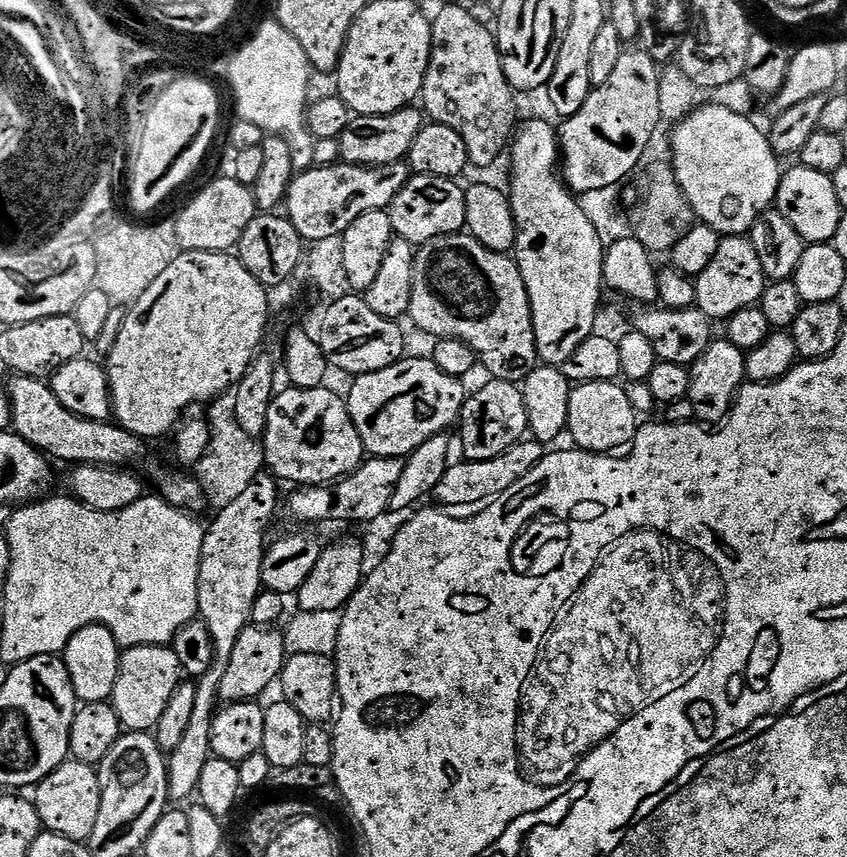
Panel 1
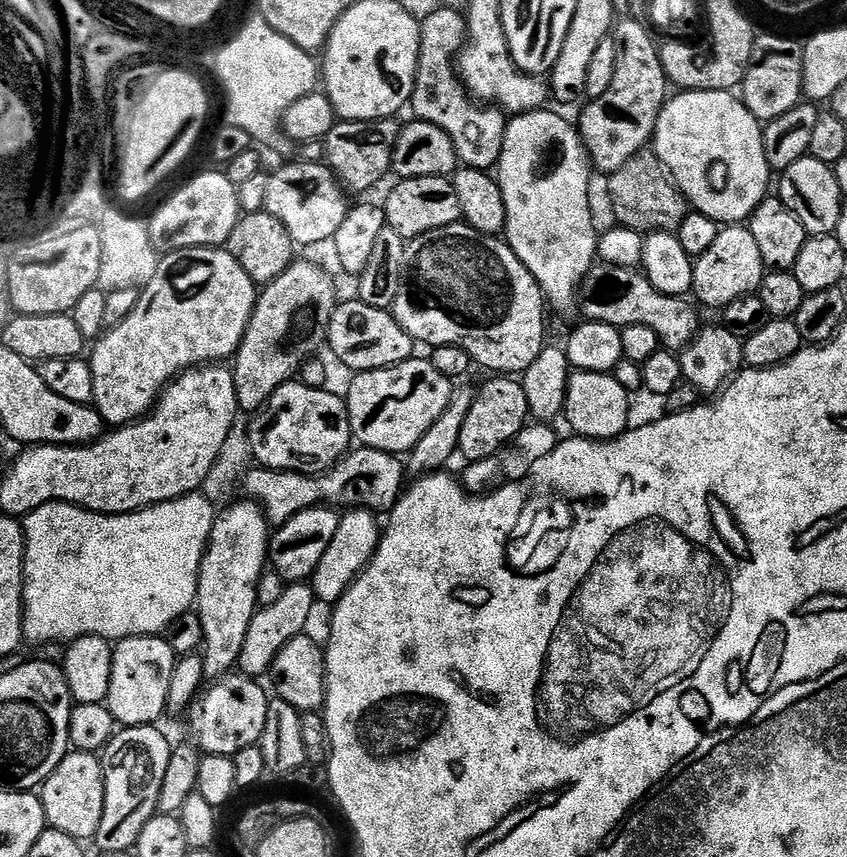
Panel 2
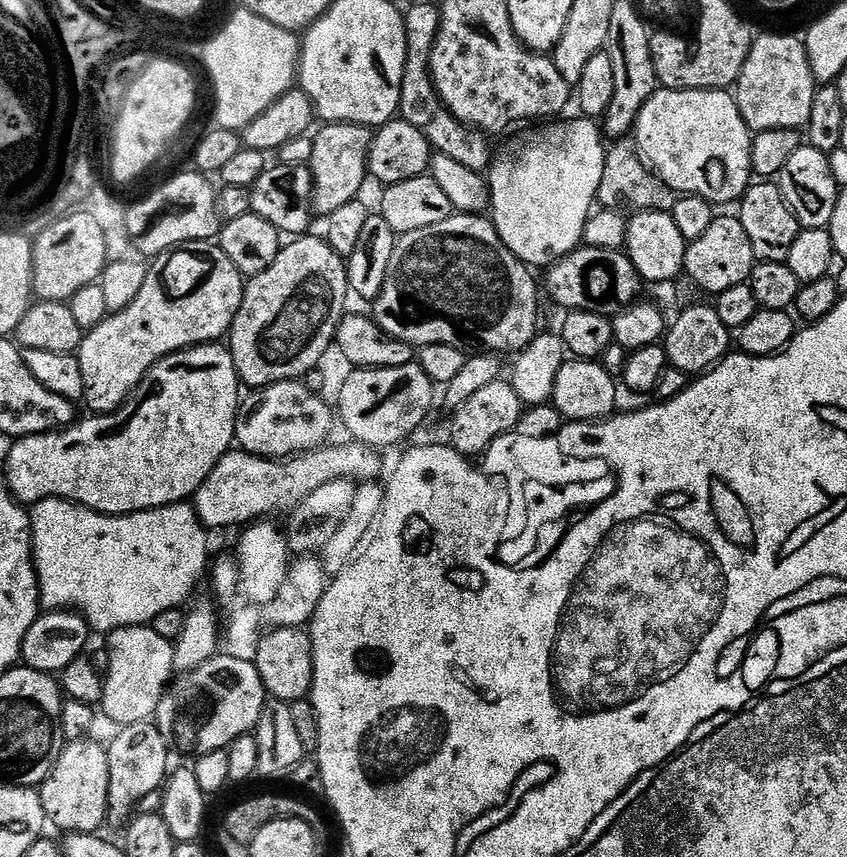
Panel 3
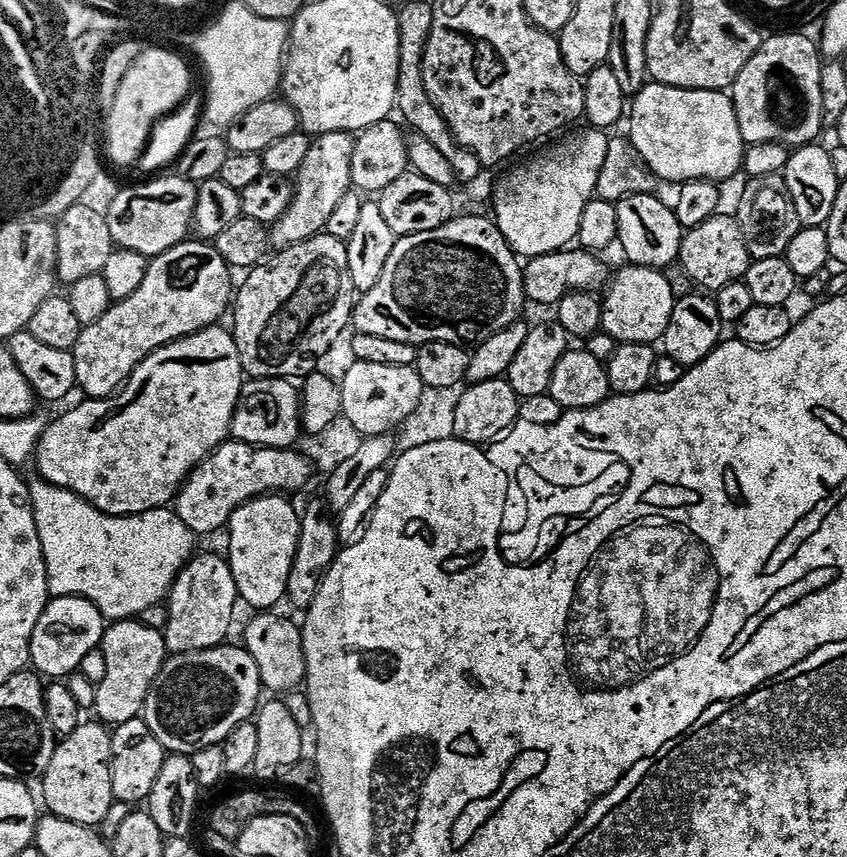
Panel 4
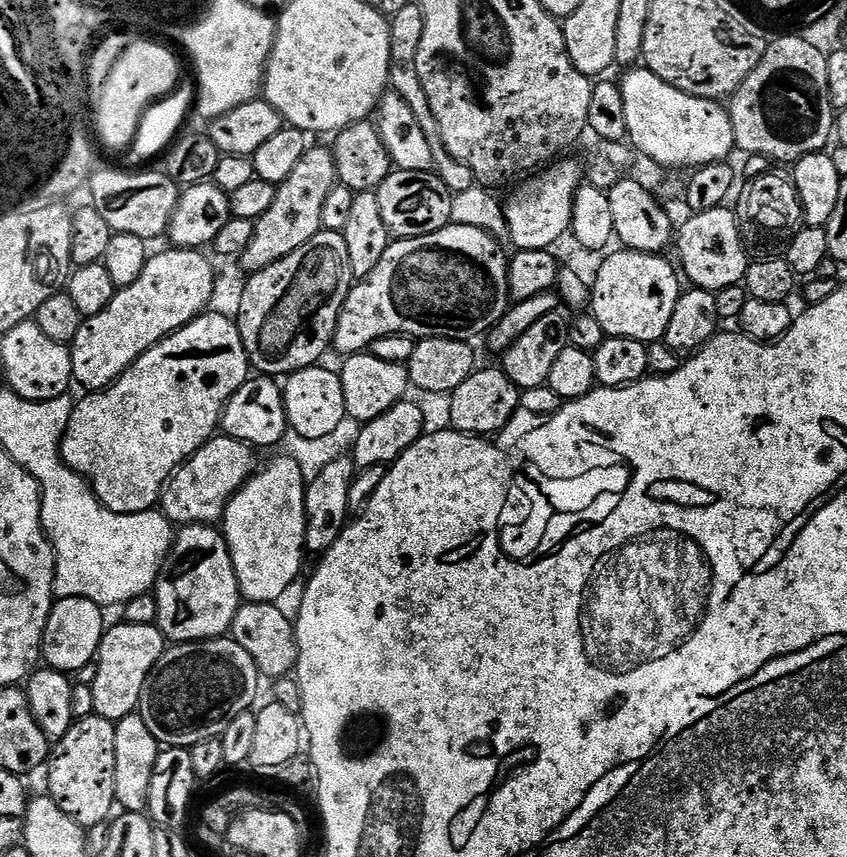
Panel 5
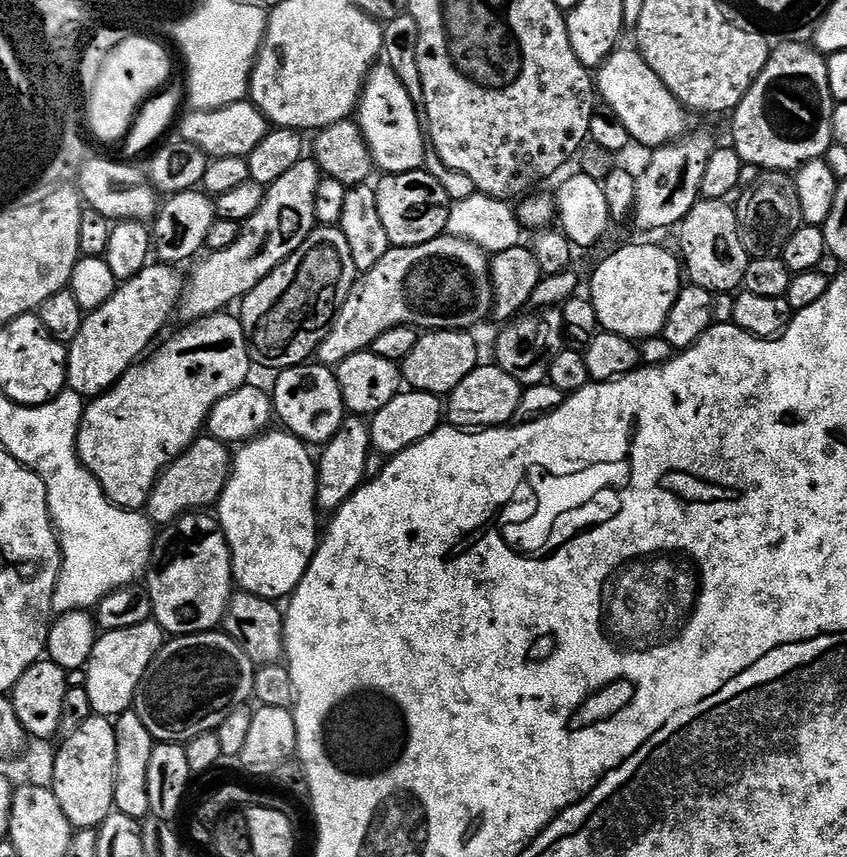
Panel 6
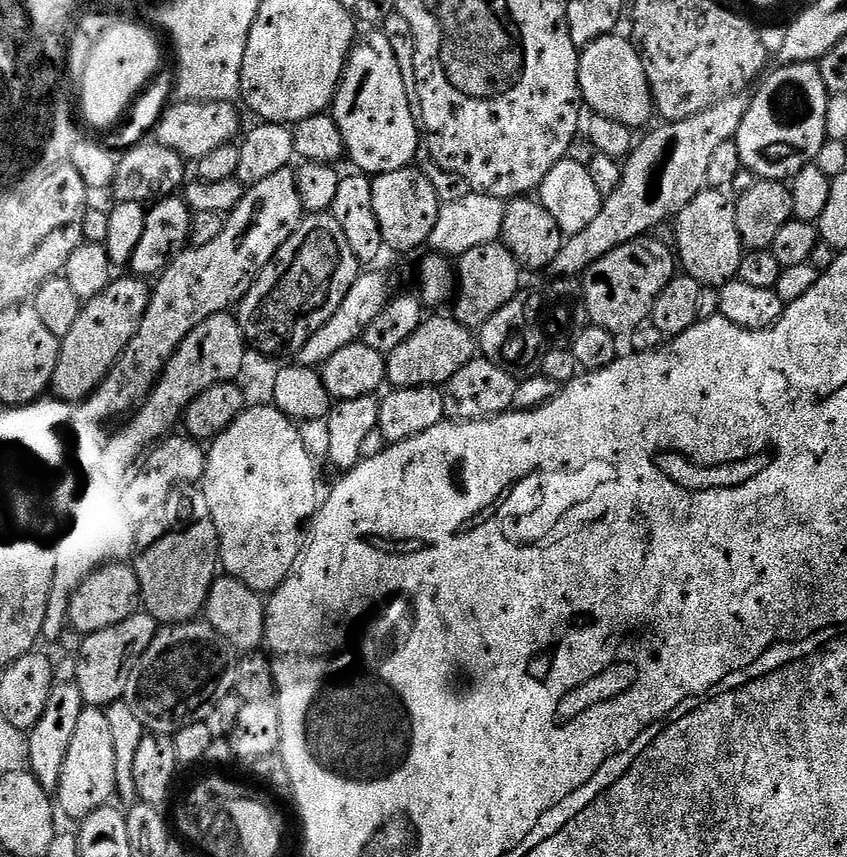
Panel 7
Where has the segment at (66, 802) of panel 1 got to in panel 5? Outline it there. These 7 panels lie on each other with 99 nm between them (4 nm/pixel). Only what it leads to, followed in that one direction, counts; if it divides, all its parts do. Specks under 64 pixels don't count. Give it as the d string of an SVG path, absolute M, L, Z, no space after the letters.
M93 714L77 719L64 737L51 745L46 761L47 795L51 796L62 814L74 818L74 822L86 830L107 821L113 815L112 808L117 807L114 790L115 733L115 723L101 716Z

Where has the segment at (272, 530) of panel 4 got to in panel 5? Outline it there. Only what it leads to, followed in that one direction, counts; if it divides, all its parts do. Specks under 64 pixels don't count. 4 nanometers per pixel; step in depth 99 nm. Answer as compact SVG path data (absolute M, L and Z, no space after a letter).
M281 454L274 456L234 493L222 521L224 541L234 562L241 597L253 604L280 602L295 582L300 563L306 557L306 483L294 459Z

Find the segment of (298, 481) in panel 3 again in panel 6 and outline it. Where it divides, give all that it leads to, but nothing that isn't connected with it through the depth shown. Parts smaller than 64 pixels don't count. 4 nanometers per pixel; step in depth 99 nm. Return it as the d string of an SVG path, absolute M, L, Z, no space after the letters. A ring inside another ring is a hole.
M201 434L192 445L177 456L156 477L156 485L148 496L146 515L153 525L168 526L175 516L188 512L191 508L204 508L207 504L215 505L220 499L220 491L226 479L226 445L213 436ZM164 524L164 525L160 525Z

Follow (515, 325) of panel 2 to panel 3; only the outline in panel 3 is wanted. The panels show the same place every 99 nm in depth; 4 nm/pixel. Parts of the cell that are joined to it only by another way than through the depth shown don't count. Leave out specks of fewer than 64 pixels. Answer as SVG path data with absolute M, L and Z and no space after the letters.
M454 214L450 218L446 218L446 222L438 222L438 226L426 226L426 230L406 232L397 239L394 246L394 258L390 258L390 270L386 274L386 282L382 286L382 294L371 305L370 315L376 321L377 326L386 334L413 345L417 349L445 344L446 346L463 349L471 349L470 347L472 347L471 351L476 354L503 354L502 352L519 354L538 335L538 327L536 328L536 280L531 274L533 275L529 265L523 264L504 245L491 219L485 218L480 214Z

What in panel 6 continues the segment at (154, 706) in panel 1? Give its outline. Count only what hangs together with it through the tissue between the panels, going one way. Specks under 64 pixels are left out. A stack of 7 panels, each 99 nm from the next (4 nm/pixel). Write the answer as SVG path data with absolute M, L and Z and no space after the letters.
M149 618L134 626L126 626L109 632L101 631L95 637L89 655L82 687L88 692L89 706L97 716L118 718L132 708L136 687L154 654L164 645L166 633L155 619Z

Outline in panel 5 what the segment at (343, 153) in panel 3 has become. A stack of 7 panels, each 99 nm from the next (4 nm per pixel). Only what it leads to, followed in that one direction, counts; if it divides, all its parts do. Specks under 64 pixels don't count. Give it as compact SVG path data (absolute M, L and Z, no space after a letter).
M309 147L294 170L276 188L276 197L274 202L270 202L270 208L254 221L254 234L246 250L238 257L238 263L245 268L245 273L260 272L266 266L286 258L286 254L298 250L298 246L310 242L310 238L321 231L324 202L337 184L331 147Z

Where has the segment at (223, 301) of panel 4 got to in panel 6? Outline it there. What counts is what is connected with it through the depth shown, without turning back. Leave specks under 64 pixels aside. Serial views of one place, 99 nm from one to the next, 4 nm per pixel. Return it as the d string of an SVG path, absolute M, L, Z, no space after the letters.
M163 264L143 268L134 278L123 281L105 304L85 315L78 338L67 345L67 387L71 391L85 398L107 392L153 347L152 339L164 326L164 272Z

